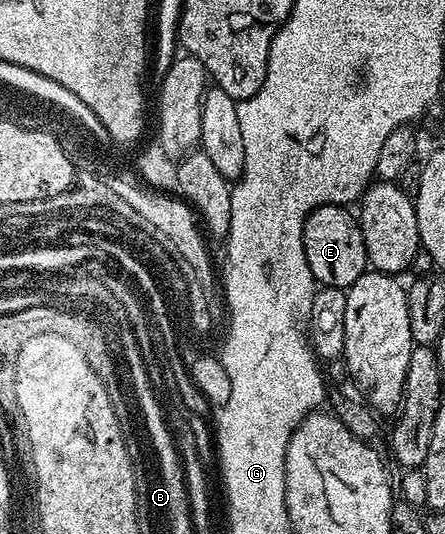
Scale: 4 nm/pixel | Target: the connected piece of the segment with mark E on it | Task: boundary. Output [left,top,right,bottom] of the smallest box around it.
[303,205,370,290]

